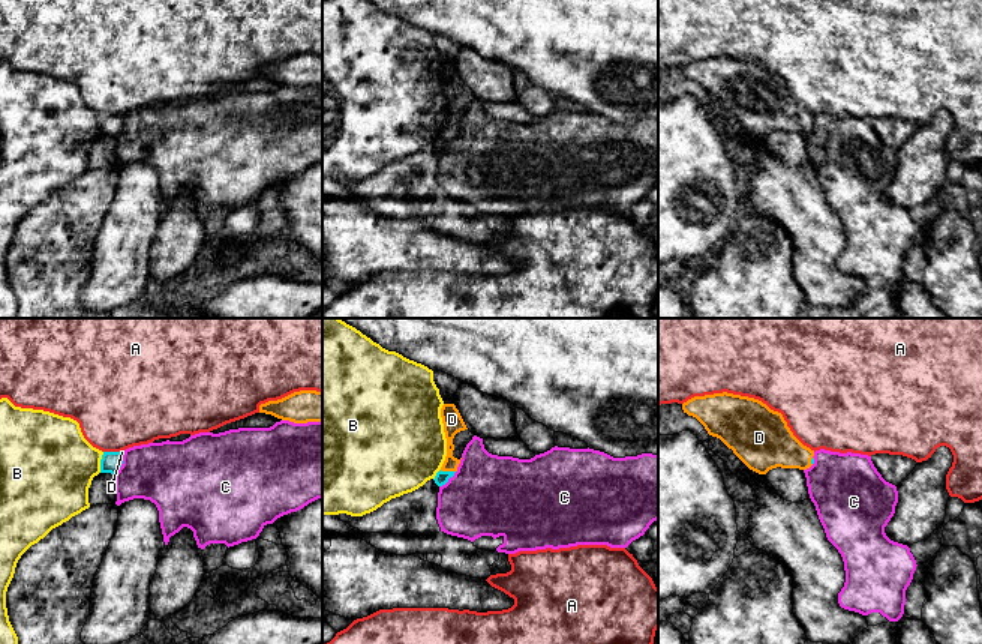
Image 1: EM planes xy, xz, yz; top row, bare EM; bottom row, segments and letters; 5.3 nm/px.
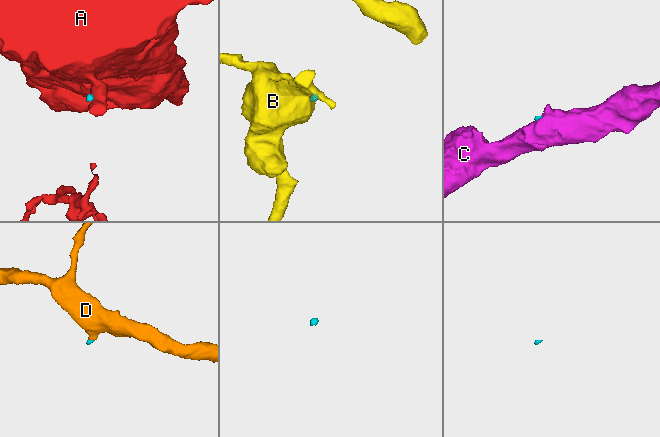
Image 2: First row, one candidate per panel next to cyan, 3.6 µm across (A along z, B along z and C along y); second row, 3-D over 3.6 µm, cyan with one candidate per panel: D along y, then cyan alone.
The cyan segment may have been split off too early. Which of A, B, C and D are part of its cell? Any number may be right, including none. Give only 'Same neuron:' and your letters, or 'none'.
Same neuron: D

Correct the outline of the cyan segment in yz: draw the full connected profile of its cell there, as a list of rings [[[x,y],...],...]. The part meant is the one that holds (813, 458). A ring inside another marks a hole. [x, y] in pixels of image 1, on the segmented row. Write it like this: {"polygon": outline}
{"polygon": [[[723,392],[694,396],[682,410],[759,474],[777,467],[807,470],[814,464],[814,450],[793,435],[781,413],[759,399]]]}

